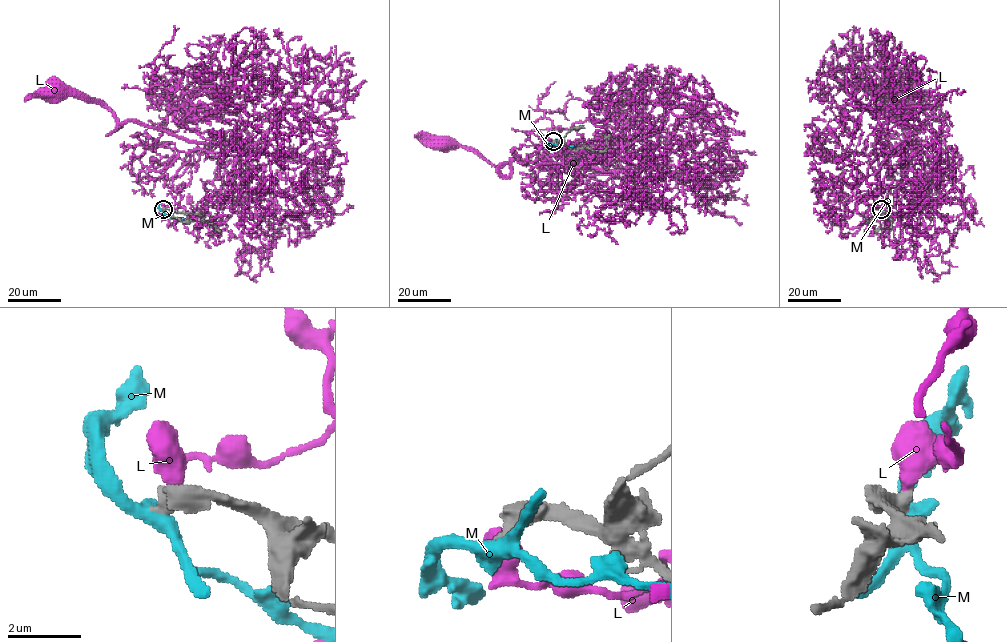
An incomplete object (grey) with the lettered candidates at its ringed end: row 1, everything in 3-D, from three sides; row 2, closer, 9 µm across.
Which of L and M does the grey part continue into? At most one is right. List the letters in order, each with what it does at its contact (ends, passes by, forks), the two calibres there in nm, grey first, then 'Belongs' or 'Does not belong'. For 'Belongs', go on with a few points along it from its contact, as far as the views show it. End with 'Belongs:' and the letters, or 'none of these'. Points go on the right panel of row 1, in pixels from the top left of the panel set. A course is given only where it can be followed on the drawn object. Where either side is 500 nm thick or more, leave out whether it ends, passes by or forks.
L: Thickness 480 nm (grey) against 550 nm. Does not belong
M: It forks there. Thickness 440 nm (grey) against 360 nm. Does not belong
Belongs: none of these

